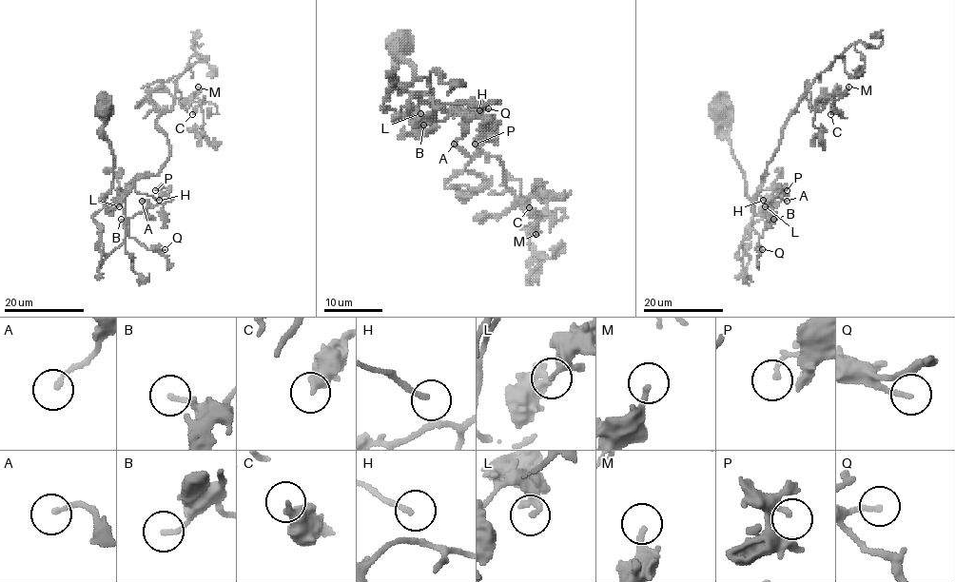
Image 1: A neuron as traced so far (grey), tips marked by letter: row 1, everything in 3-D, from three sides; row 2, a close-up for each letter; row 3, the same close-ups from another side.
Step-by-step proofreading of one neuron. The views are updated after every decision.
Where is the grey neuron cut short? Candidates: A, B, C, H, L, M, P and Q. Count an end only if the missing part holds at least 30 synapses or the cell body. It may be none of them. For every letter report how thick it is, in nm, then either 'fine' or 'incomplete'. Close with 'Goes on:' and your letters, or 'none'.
A: 170 nm | fine
B: 160 nm | fine
C: 320 nm | fine
H: 130 nm | fine
L: 200 nm | fine
M: 200 nm | fine
P: 160 nm | fine
Q: 180 nm | fine
Goes on: none

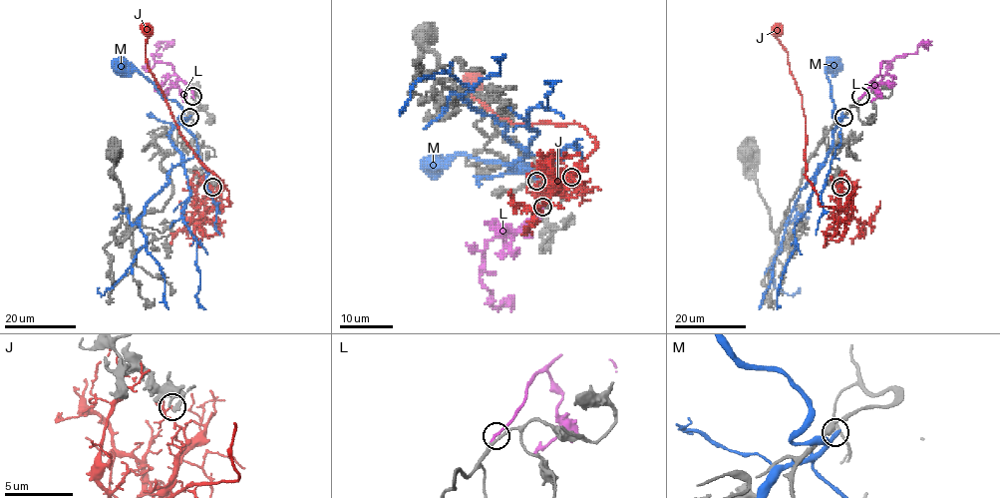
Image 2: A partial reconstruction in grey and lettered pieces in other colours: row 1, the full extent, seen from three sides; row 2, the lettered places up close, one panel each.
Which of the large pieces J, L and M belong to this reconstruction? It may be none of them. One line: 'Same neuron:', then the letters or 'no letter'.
Same neuron: L

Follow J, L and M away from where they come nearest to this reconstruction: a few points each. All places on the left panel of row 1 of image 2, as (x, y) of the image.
J: (212, 187), (215, 198), (206, 212), (229, 207), (228, 191), (180, 133), (150, 69), (145, 52), (147, 23)
L: (192, 97), (191, 89), (174, 73), (173, 67), (155, 62), (151, 53), (157, 51), (162, 41), (174, 41)
M: (189, 117), (170, 135), (181, 162), (146, 207), (140, 223), (146, 244), (104, 294), (99, 288)

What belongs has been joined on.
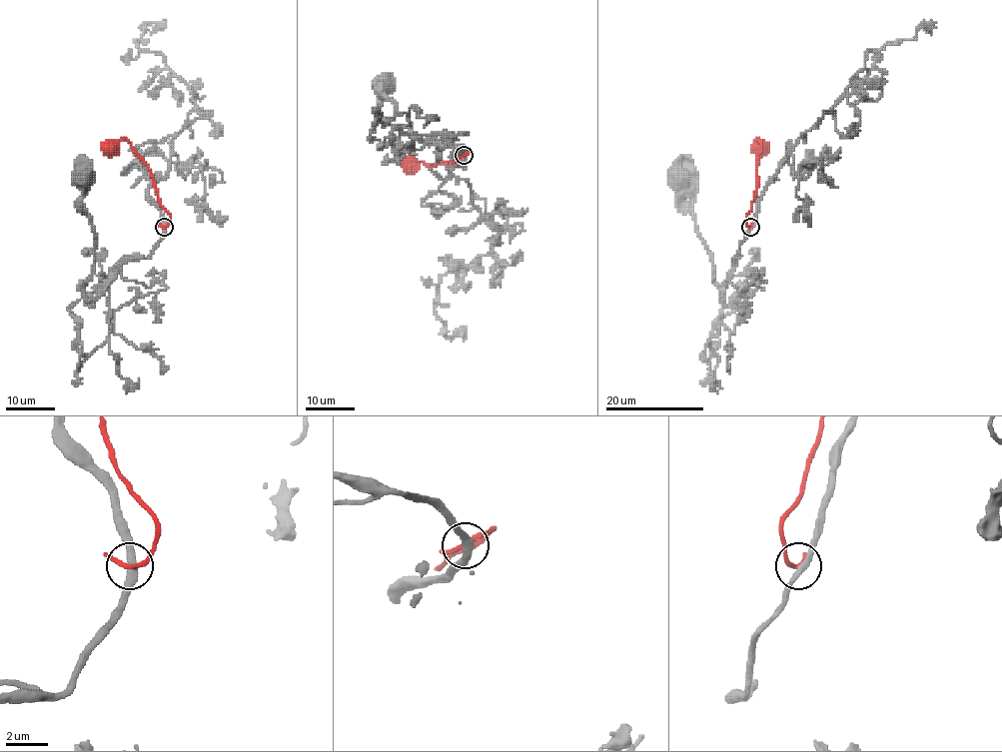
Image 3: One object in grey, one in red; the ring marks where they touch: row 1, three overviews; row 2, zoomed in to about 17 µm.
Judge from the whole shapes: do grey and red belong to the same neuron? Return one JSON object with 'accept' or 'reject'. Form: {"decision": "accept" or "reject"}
{"decision": "reject"}

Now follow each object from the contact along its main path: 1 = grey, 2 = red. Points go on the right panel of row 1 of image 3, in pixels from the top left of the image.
1: (751, 227), (720, 299), (711, 254), (678, 181)
2: (749, 227), (746, 214), (755, 194), (760, 149), (758, 139), (765, 148), (762, 149)

